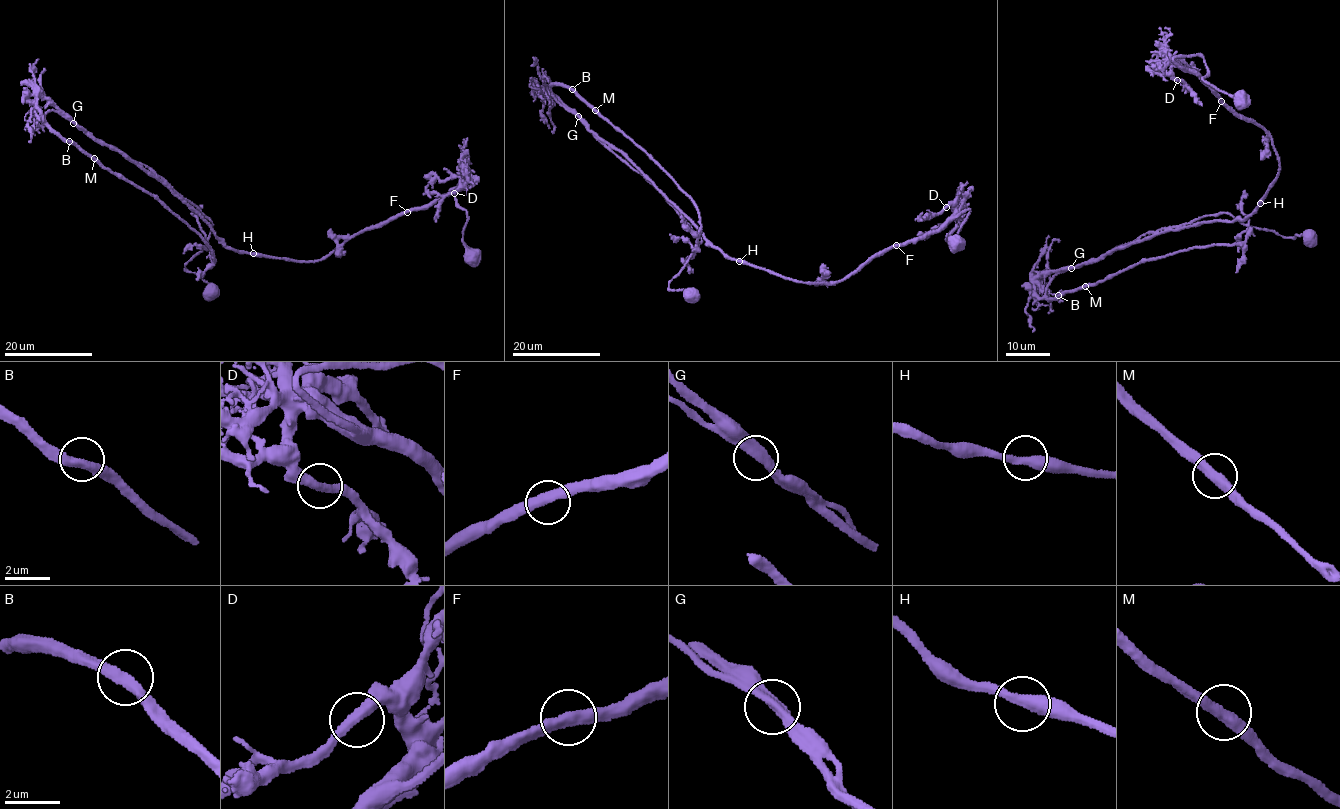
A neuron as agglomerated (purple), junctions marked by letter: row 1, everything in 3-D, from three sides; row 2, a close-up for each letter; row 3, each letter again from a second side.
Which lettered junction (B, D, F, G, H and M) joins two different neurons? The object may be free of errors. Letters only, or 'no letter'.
G

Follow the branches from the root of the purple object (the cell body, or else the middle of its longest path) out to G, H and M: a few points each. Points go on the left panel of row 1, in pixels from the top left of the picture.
G: (470, 254), (455, 192), (476, 180), (348, 236), (321, 259), (299, 262), (226, 246), (169, 186), (73, 122)
H: (470, 254), (463, 244), (467, 214), (455, 192), (474, 180), (348, 236), (321, 259), (253, 253)
M: (470, 254), (455, 192), (474, 180), (299, 262), (226, 246), (164, 182), (46, 113), (94, 158)

